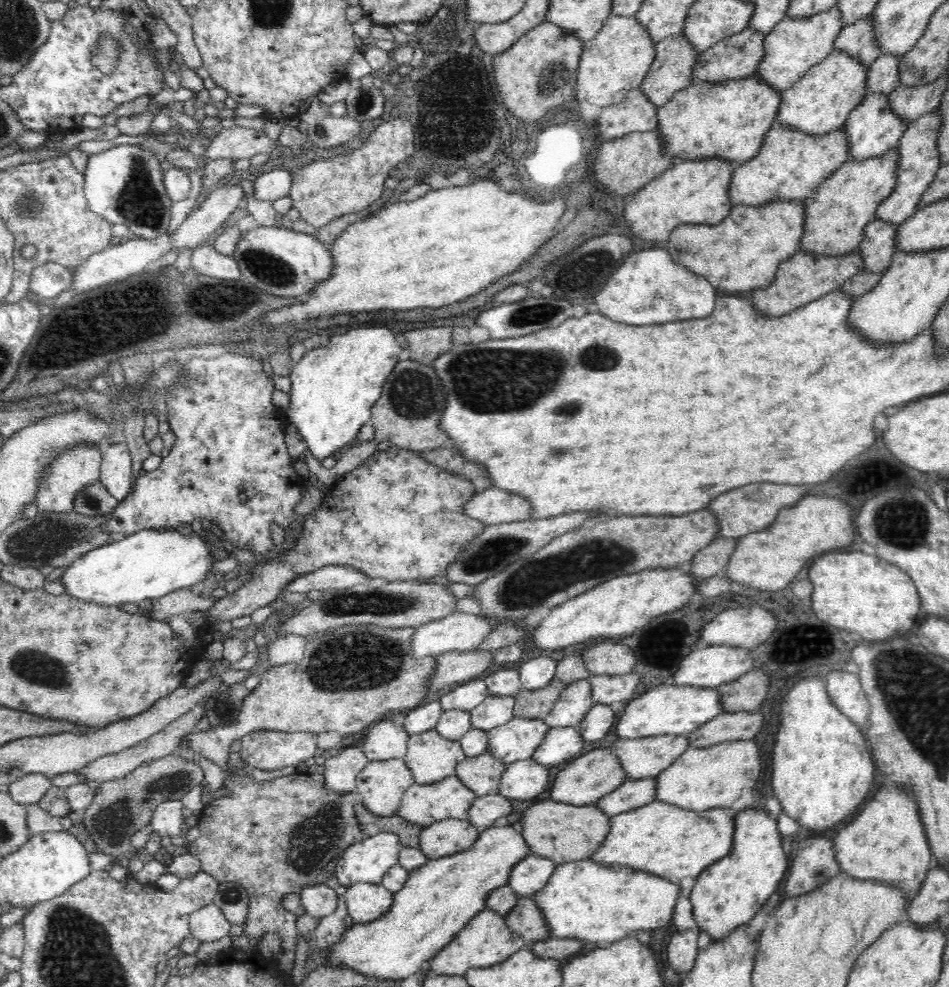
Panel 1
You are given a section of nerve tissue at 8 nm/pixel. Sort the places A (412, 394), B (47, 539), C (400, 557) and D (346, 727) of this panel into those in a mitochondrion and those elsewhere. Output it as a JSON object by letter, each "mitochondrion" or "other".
{"A":"mitochondrion","B":"mitochondrion","C":"other","D":"other"}

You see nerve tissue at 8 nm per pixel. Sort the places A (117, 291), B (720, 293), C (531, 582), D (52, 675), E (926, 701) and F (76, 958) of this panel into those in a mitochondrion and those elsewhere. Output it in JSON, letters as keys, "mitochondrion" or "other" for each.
{"A":"mitochondrion","B":"other","C":"mitochondrion","D":"mitochondrion","E":"mitochondrion","F":"mitochondrion"}

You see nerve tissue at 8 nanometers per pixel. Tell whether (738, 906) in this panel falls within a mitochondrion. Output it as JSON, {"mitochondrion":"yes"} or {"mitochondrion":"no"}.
{"mitochondrion":"no"}

